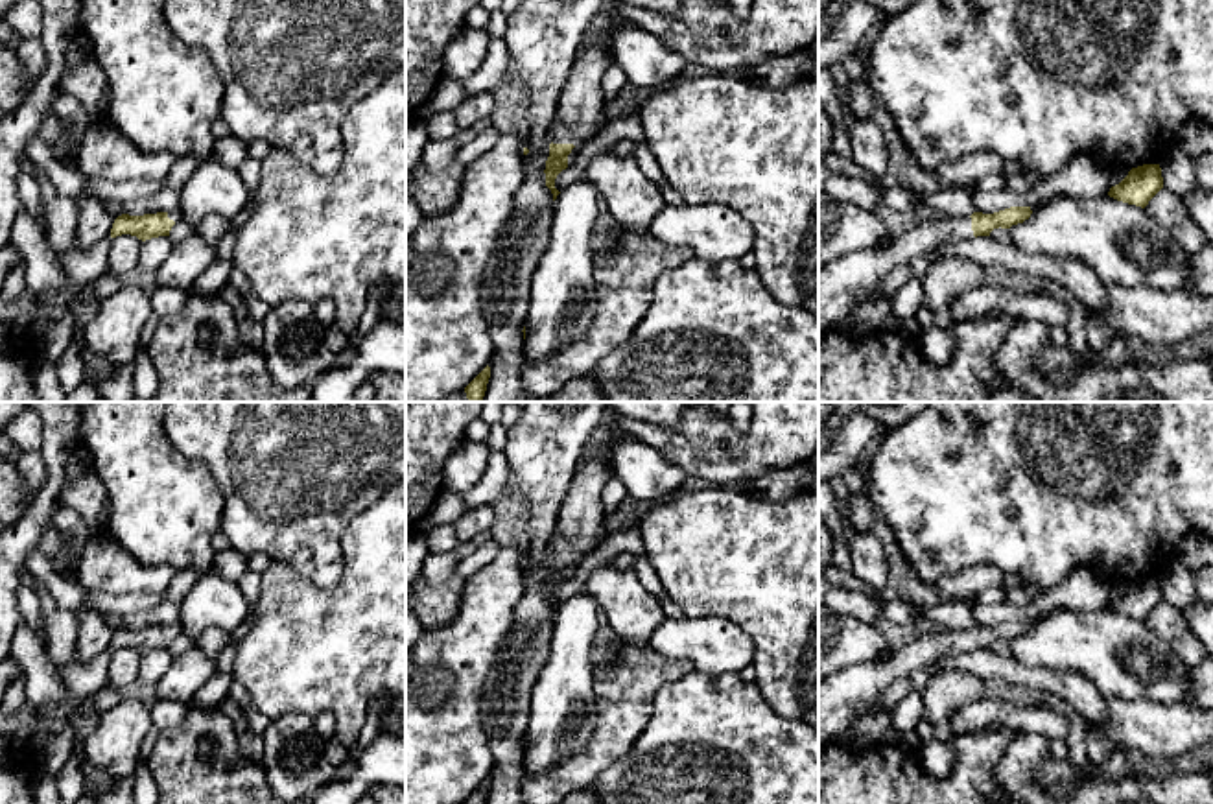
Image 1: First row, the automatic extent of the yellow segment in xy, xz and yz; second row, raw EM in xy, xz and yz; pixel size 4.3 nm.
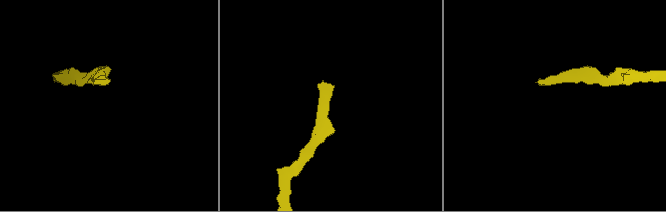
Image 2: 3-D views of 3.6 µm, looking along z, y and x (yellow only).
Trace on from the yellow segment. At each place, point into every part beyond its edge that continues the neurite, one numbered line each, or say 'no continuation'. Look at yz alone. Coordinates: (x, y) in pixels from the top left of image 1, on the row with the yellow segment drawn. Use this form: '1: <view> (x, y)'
1: yz (843, 284)

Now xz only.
1: xz (579, 113)

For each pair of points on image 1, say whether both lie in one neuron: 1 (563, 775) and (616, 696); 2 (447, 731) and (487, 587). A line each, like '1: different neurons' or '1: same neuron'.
1: same neuron
2: same neuron

